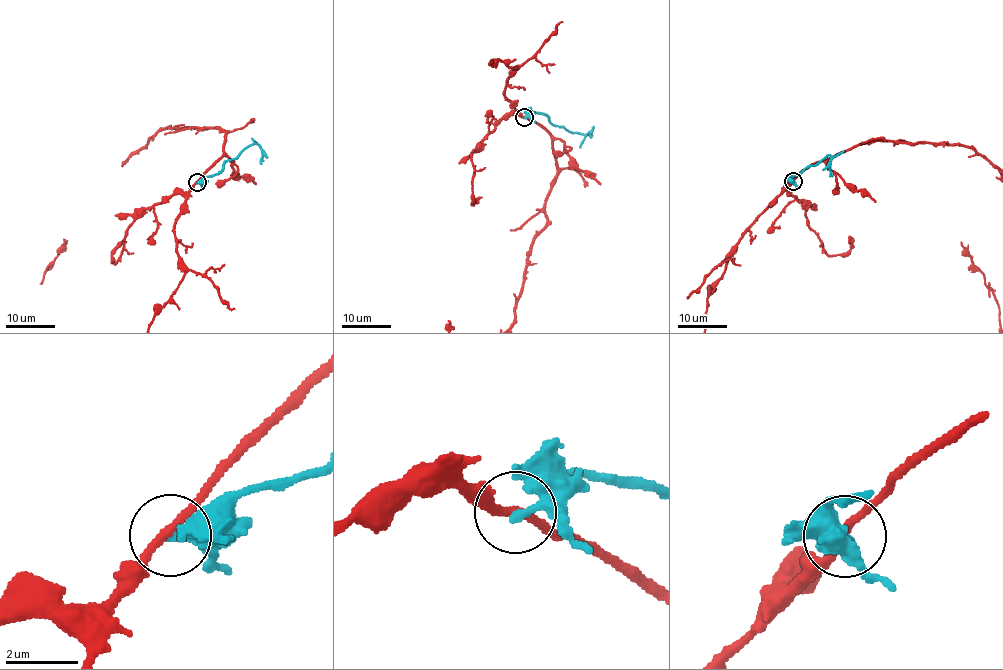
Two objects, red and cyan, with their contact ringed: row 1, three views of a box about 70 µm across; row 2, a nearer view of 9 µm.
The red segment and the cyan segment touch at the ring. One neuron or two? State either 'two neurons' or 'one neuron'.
two neurons

